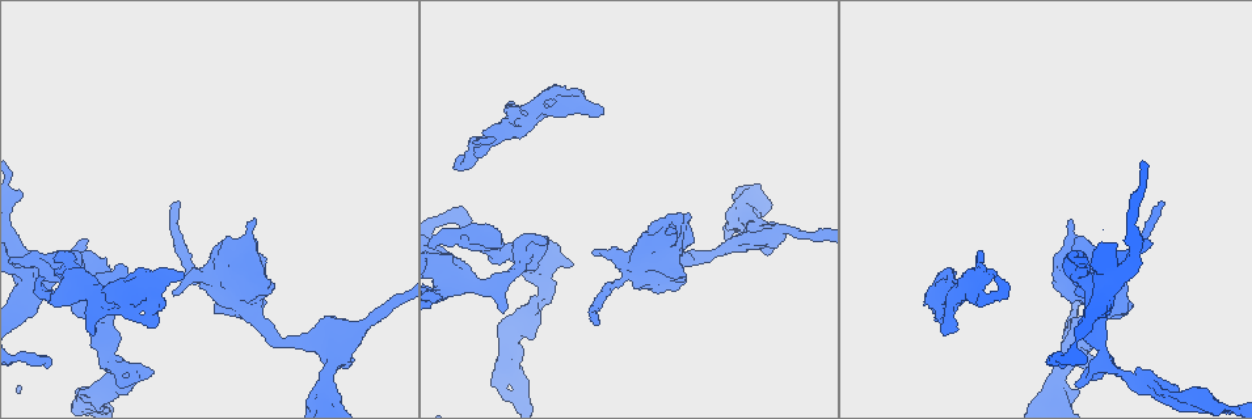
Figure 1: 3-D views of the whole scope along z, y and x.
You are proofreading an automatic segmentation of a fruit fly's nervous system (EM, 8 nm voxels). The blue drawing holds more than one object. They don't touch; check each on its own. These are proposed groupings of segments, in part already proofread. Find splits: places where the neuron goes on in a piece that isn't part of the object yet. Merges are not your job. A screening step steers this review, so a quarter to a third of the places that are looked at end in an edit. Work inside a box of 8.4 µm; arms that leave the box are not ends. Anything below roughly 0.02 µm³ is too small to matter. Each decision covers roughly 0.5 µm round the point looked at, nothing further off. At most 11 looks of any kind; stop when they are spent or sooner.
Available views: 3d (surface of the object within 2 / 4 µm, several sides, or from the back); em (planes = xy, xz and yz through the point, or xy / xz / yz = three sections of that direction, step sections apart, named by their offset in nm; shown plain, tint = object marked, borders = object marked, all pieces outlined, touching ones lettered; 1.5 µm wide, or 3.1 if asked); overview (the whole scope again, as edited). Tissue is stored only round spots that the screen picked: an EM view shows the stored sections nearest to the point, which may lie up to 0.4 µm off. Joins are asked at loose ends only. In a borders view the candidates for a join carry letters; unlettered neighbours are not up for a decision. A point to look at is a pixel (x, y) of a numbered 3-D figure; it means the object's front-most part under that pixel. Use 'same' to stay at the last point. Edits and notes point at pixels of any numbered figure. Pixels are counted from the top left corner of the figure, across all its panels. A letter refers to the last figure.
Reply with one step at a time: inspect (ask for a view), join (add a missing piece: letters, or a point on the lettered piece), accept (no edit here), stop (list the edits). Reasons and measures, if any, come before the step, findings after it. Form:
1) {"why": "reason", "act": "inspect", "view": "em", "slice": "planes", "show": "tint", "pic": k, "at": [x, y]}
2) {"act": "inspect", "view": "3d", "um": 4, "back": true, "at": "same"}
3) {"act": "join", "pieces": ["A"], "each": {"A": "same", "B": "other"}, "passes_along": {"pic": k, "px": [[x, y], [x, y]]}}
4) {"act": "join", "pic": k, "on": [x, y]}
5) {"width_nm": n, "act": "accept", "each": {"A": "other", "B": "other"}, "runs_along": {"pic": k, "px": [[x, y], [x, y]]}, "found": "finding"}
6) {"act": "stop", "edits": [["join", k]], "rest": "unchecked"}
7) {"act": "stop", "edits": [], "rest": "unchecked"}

{"why": "free end", "act": "inspect", "view": "em", "slice": "planes", "show": "borders", "pic": 1, "at": [1162, 203]}

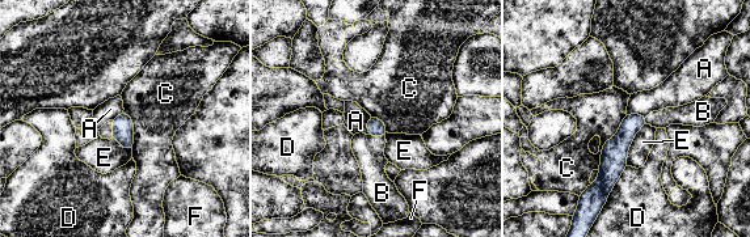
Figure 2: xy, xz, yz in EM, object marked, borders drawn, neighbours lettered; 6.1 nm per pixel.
{"act": "join", "pieces": ["B"], "each": {"A": "other", "B": "same", "C": "other", "D": "other", "E": "other", "F": "other"}, "passes_along": {"pic": 2, "px": [[123, 128], [113, 130], [105, 131]]}, "found": "it goes on there"}

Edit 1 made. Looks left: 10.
{"why": "an open end", "act": "inspect", "view": "em", "slice": "planes", "show": "borders", "pic": 1, "at": [1099, 374]}

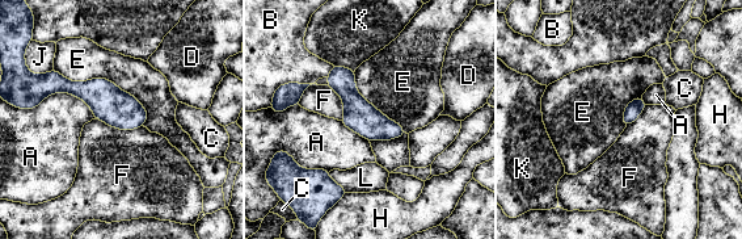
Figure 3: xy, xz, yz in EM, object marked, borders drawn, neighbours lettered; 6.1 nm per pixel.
{"act": "accept", "each": {"A": "other", "B": "other", "C": "other", "D": "other", "E": "other", "F": "other", "H": "other", "J": "other", "K": "other", "L": "other"}, "border": {"pic": 3, "px": [[96, 118], [121, 129], [142, 126]]}, "found": "no lettered piece goes on from it"}

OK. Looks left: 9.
{"why": "branch stops here", "act": "inspect", "view": "3d", "um": 2, "pic": 1, "at": [511, 102]}

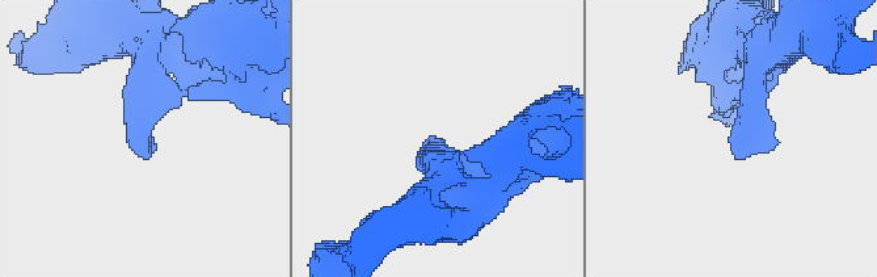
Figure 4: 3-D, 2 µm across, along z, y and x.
{"why": "now the EM", "act": "inspect", "view": "em", "slice": "planes", "show": "borders", "pic": 4, "at": [140, 157]}

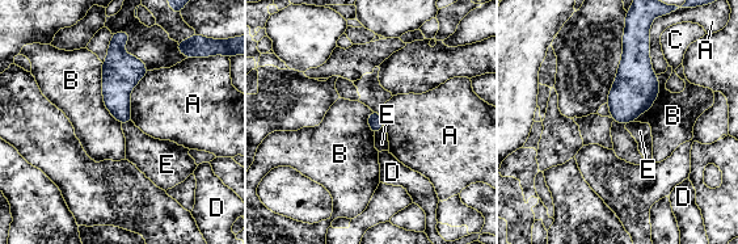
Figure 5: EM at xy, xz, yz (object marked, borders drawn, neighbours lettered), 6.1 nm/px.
{"act": "accept", "each": {"A": "other", "B": "other", "C": "other", "D": "other", "E": "other"}, "border": {"pic": 5, "px": [[101, 63], [102, 101], [121, 123]]}, "found": "none of them fits"}

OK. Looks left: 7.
{"why": "free end", "act": "inspect", "view": "3d", "um": 4, "pic": 1, "at": [547, 237]}

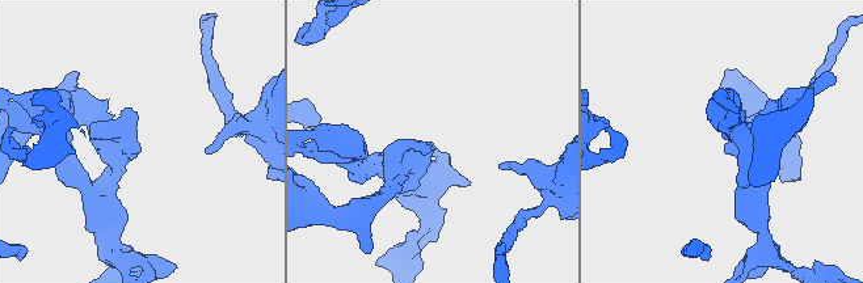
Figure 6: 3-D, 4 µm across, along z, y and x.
{"act": "inspect", "view": "em", "slice": "planes", "show": "borders", "pic": 6, "at": [731, 147]}

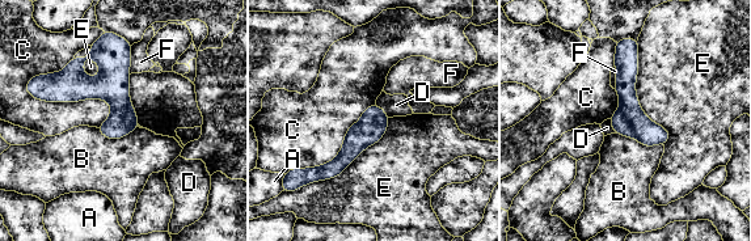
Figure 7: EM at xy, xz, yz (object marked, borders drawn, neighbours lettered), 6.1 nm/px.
{"longest_contact_nm": ["E", 650], "act": "accept", "each": {"A": "other", "B": "other", "C": "other", "D": "other", "E": "other", "F": "other"}, "found": "no lettered piece goes on from it"}

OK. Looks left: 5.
{"act": "stop", "edits": [["join", 2]], "rest": "unchecked"}

